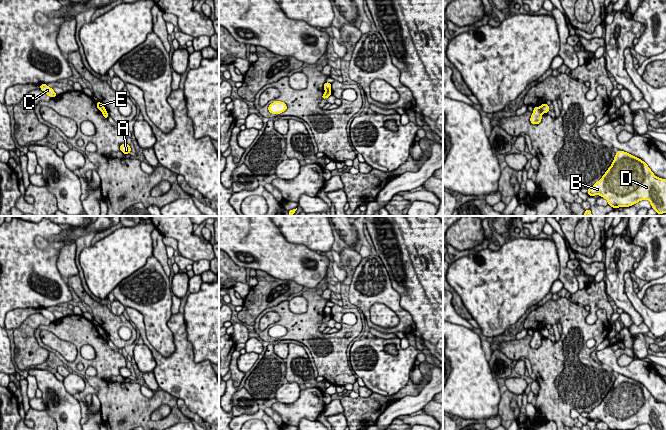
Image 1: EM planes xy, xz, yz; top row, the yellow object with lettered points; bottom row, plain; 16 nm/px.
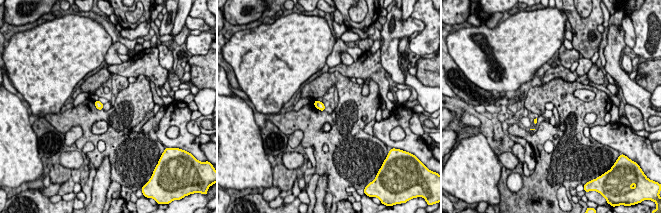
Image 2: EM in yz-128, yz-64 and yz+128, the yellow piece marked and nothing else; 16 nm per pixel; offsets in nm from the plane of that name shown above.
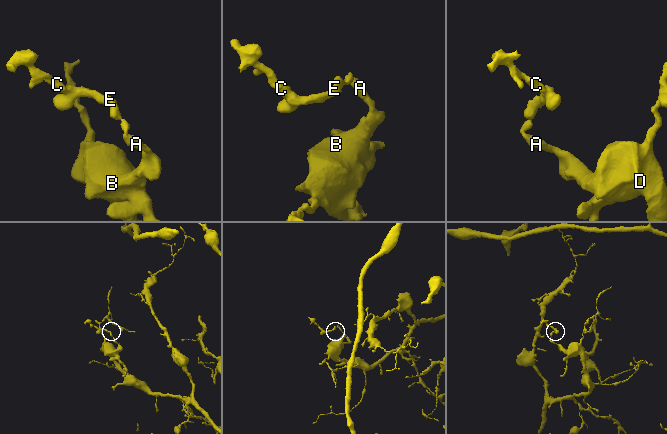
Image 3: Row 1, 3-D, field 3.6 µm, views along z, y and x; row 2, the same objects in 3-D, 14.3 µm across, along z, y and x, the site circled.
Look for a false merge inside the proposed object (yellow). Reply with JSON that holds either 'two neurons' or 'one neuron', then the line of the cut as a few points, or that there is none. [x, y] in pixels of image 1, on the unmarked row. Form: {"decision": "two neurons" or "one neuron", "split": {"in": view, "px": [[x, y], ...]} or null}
{"decision": "two neurons", "split": {"in": "yz", "px": [[538, 331], [543, 336]]}}

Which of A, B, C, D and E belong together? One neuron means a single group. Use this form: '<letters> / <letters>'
A B D / C E

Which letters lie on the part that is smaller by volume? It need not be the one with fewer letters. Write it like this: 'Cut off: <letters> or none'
Cut off: C, E

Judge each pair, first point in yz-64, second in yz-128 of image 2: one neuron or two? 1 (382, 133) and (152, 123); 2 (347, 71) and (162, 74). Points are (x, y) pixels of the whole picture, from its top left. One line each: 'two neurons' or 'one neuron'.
1: two neurons
2: one neuron

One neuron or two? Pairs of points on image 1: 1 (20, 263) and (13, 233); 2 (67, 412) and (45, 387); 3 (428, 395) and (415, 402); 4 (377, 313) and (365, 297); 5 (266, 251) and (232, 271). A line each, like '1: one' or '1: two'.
1: one
2: one
3: one
4: two
5: two

